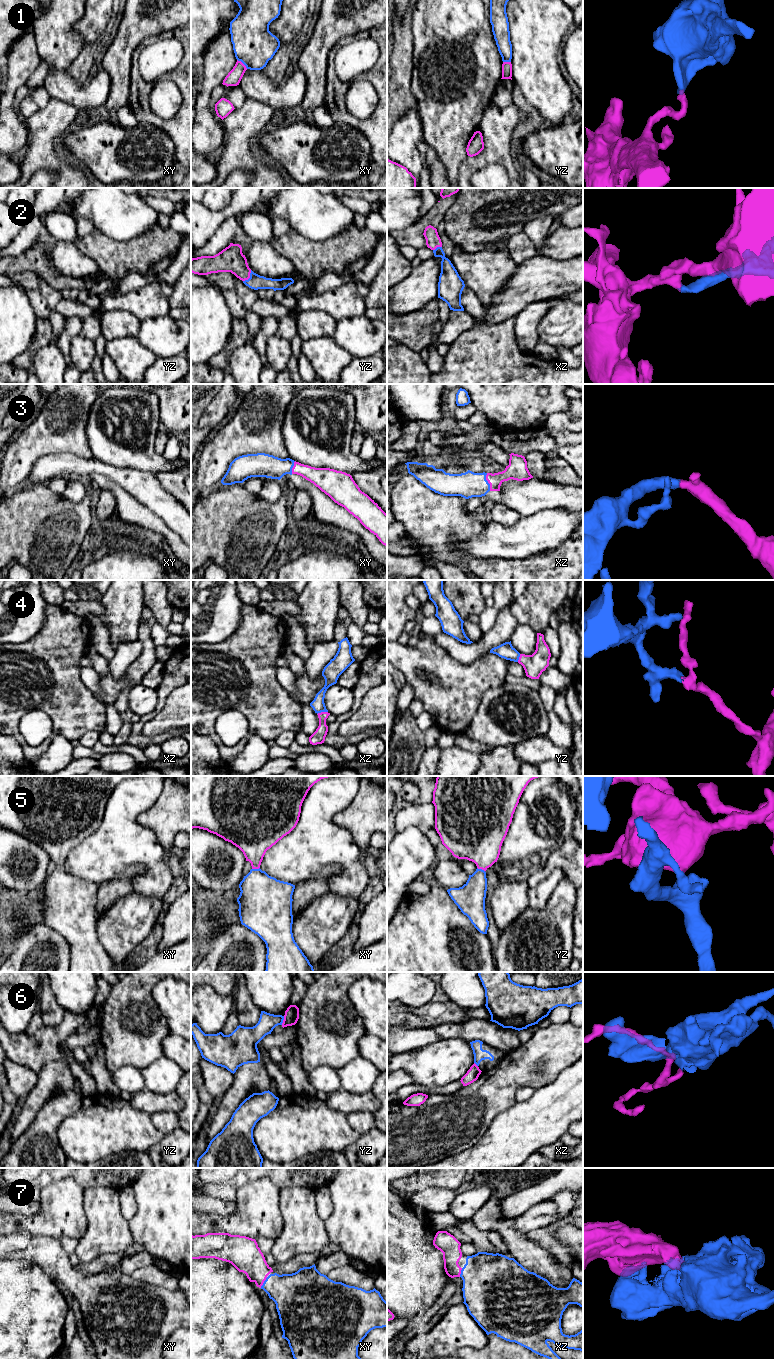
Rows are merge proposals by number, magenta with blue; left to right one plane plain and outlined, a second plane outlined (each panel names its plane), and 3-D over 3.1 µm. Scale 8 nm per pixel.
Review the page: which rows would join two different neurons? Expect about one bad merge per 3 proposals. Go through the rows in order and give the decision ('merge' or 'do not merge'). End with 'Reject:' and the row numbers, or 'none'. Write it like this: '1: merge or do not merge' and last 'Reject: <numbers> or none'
1: do not merge
2: merge
3: merge
4: merge
5: merge
6: do not merge
7: merge
Reject: 1, 6

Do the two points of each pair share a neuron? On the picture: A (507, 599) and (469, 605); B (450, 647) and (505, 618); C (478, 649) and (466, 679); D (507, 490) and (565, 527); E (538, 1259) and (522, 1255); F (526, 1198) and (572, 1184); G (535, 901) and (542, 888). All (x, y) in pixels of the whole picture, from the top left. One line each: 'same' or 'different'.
A: different
B: same
C: different
D: different
E: same
F: same
G: same

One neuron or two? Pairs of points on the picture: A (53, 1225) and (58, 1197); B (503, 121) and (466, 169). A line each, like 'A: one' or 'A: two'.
A: one
B: one

